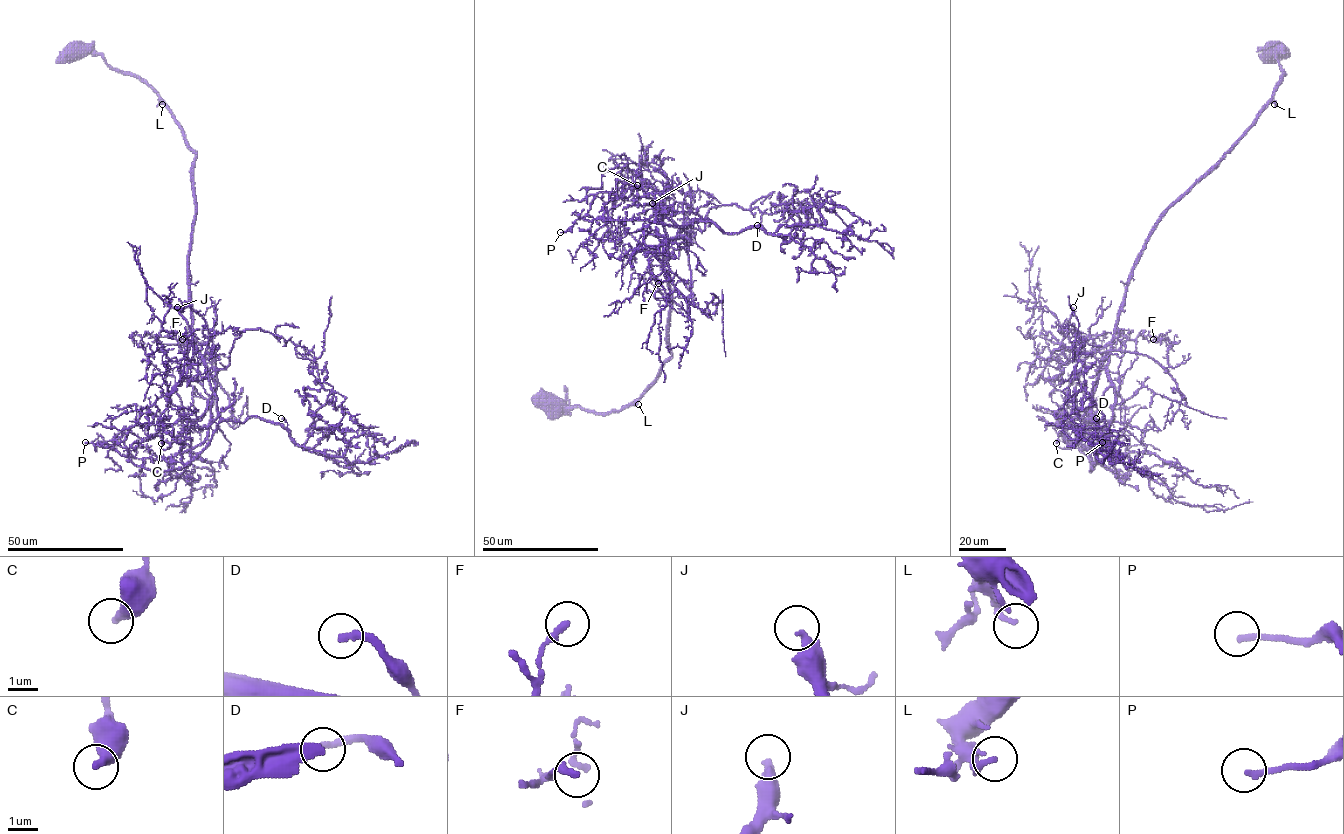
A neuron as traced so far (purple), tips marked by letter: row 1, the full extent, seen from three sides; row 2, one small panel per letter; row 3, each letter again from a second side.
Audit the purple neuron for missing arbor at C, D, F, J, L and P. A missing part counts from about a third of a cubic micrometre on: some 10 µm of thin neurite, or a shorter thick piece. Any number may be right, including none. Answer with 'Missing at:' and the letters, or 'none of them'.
Missing at: D, J, P

